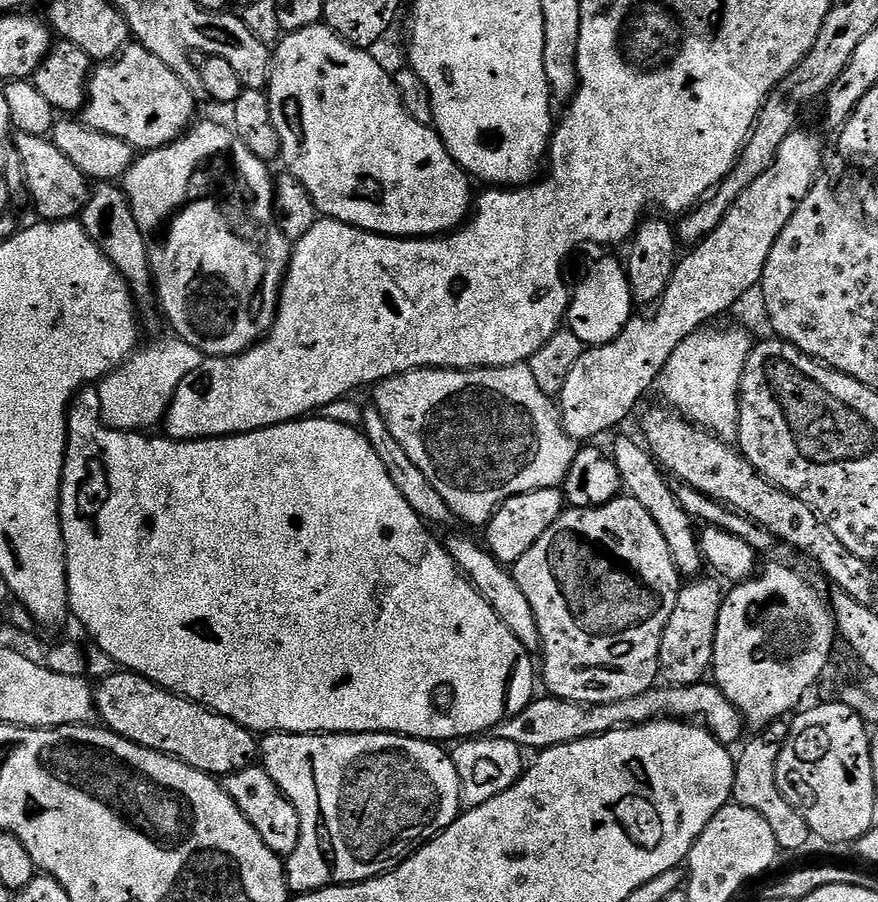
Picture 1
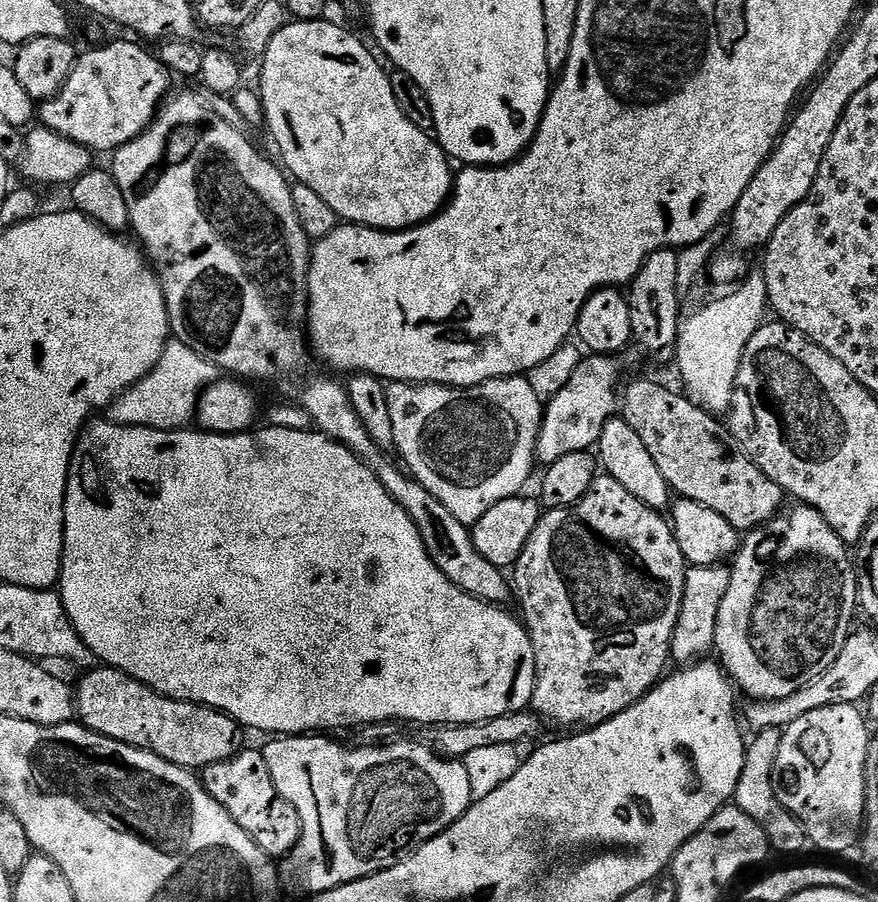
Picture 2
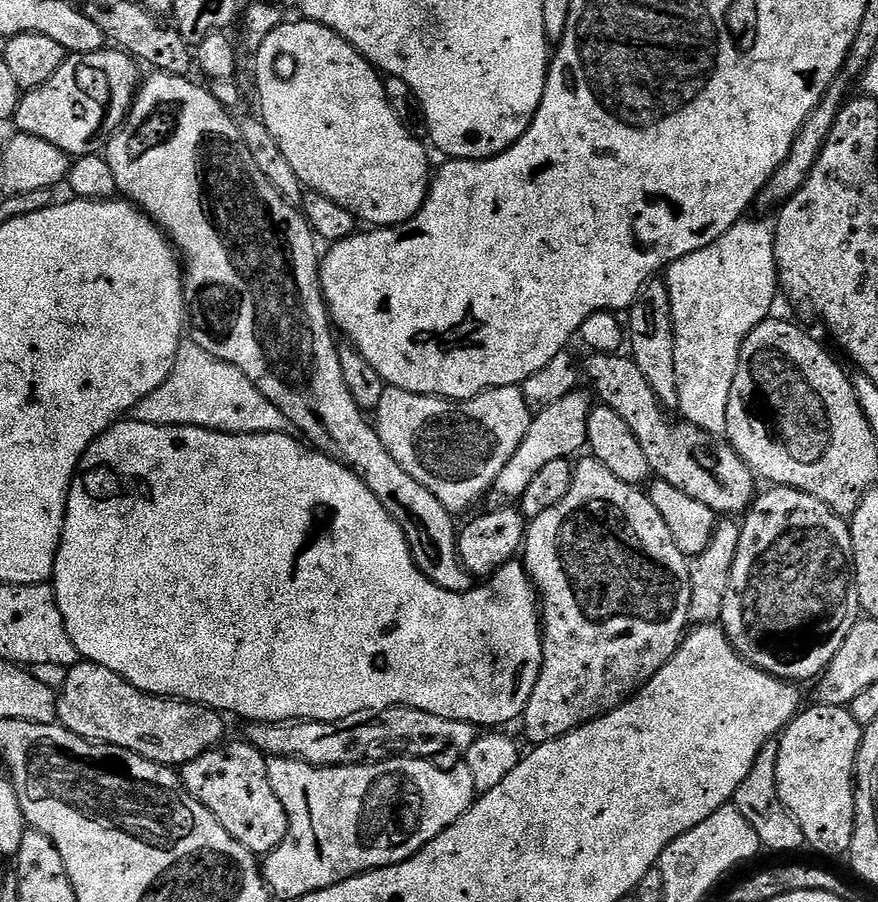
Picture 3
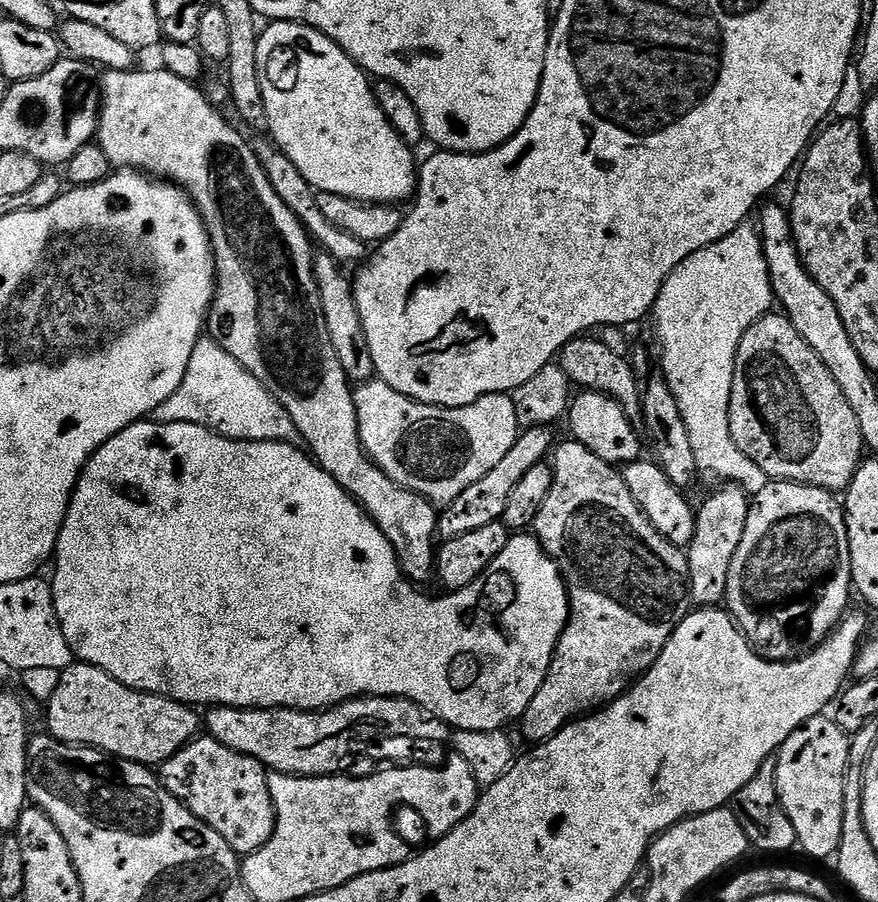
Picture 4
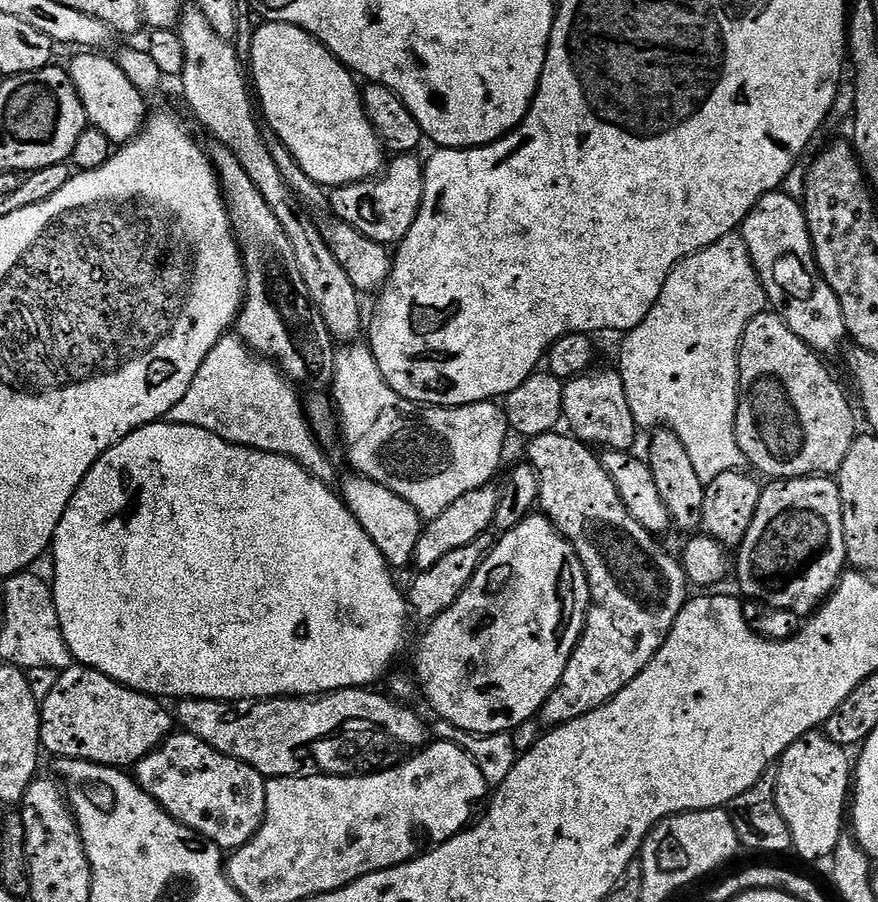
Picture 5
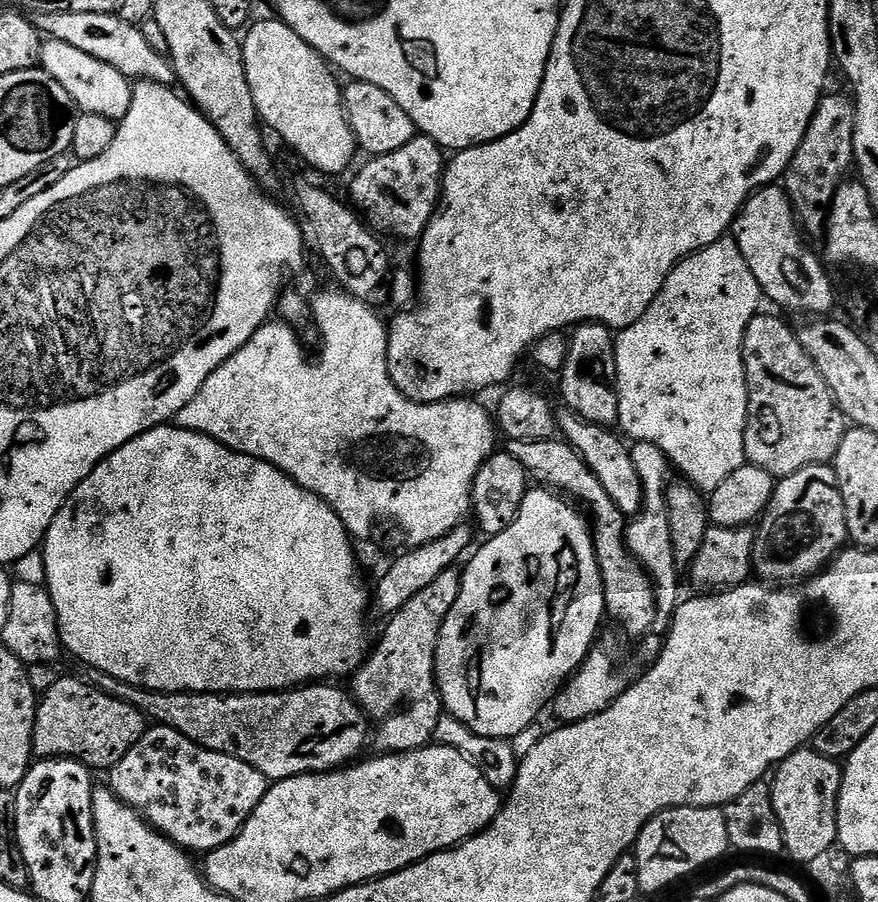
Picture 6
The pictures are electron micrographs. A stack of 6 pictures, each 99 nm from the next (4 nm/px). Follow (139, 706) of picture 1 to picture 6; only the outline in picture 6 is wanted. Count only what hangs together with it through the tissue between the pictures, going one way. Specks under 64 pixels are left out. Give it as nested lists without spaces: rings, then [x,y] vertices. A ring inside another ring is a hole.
[[[65,675],[39,697],[32,750],[40,758],[79,760],[92,770],[110,770],[126,758],[126,750],[130,750],[149,727],[149,721],[132,704],[106,694],[95,683],[83,684]]]

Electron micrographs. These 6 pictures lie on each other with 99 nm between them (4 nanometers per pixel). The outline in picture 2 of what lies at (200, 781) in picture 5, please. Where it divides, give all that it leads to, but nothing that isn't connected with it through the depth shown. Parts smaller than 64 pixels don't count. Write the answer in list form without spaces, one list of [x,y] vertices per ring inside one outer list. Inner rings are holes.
[[[242,750],[234,758],[226,762],[218,762],[214,766],[203,769],[202,783],[204,789],[262,846],[267,856],[273,858],[287,857],[296,848],[302,834],[302,822],[298,818],[298,810],[282,794],[278,794],[278,786],[274,786],[274,778],[270,778],[270,766],[266,766],[263,751],[248,752]]]

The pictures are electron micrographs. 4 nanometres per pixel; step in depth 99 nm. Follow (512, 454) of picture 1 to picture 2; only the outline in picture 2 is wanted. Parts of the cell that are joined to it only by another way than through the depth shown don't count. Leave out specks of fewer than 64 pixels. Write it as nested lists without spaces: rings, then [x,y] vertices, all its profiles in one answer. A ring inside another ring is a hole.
[[[527,375],[503,376],[482,382],[473,388],[451,388],[441,384],[387,385],[390,417],[393,418],[395,451],[408,463],[407,471],[416,479],[458,522],[476,524],[490,510],[511,496],[525,491],[532,467],[537,467],[536,443],[544,421],[545,405],[534,394]]]

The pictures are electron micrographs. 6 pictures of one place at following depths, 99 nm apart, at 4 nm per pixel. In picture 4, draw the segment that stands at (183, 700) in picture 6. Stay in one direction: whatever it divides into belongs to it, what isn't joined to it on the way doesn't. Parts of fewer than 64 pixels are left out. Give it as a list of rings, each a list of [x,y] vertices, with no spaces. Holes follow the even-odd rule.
[[[358,696],[354,700],[347,700],[341,704],[335,704],[333,708],[325,708],[318,712],[300,712],[296,708],[245,708],[241,710],[238,708],[222,708],[219,706],[209,707],[207,712],[206,732],[212,739],[222,742],[222,746],[230,746],[230,750],[238,750],[242,754],[254,758],[259,764],[264,765],[265,769],[273,772],[284,772],[288,776],[334,776],[347,773],[349,771],[348,763],[363,750],[364,744],[378,739],[379,736],[385,736],[388,740],[417,740],[420,744],[444,744],[447,740],[449,743],[450,740],[450,729],[444,721],[432,716],[430,710],[418,706],[418,702],[410,702],[406,698],[398,698],[397,696]]]

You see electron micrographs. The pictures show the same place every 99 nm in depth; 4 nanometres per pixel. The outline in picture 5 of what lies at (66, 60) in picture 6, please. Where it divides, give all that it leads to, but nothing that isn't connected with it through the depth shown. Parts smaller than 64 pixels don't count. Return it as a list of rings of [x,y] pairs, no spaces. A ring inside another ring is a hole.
[[[92,50],[81,51],[72,60],[70,75],[75,95],[79,103],[80,100],[84,103],[87,123],[91,127],[102,130],[102,134],[106,134],[106,138],[116,146],[123,146],[140,135],[150,116],[150,111],[144,105],[146,96],[134,86],[134,82],[130,82],[130,78],[126,78],[115,59],[108,57],[107,60],[104,54]]]

